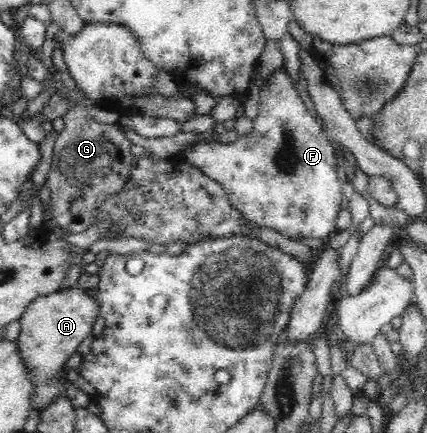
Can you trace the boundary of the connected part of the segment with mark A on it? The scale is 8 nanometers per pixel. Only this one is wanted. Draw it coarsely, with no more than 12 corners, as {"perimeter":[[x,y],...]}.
{"perimeter":[[80,287],[22,314],[18,353],[41,412],[66,394],[66,361],[99,315]]}

